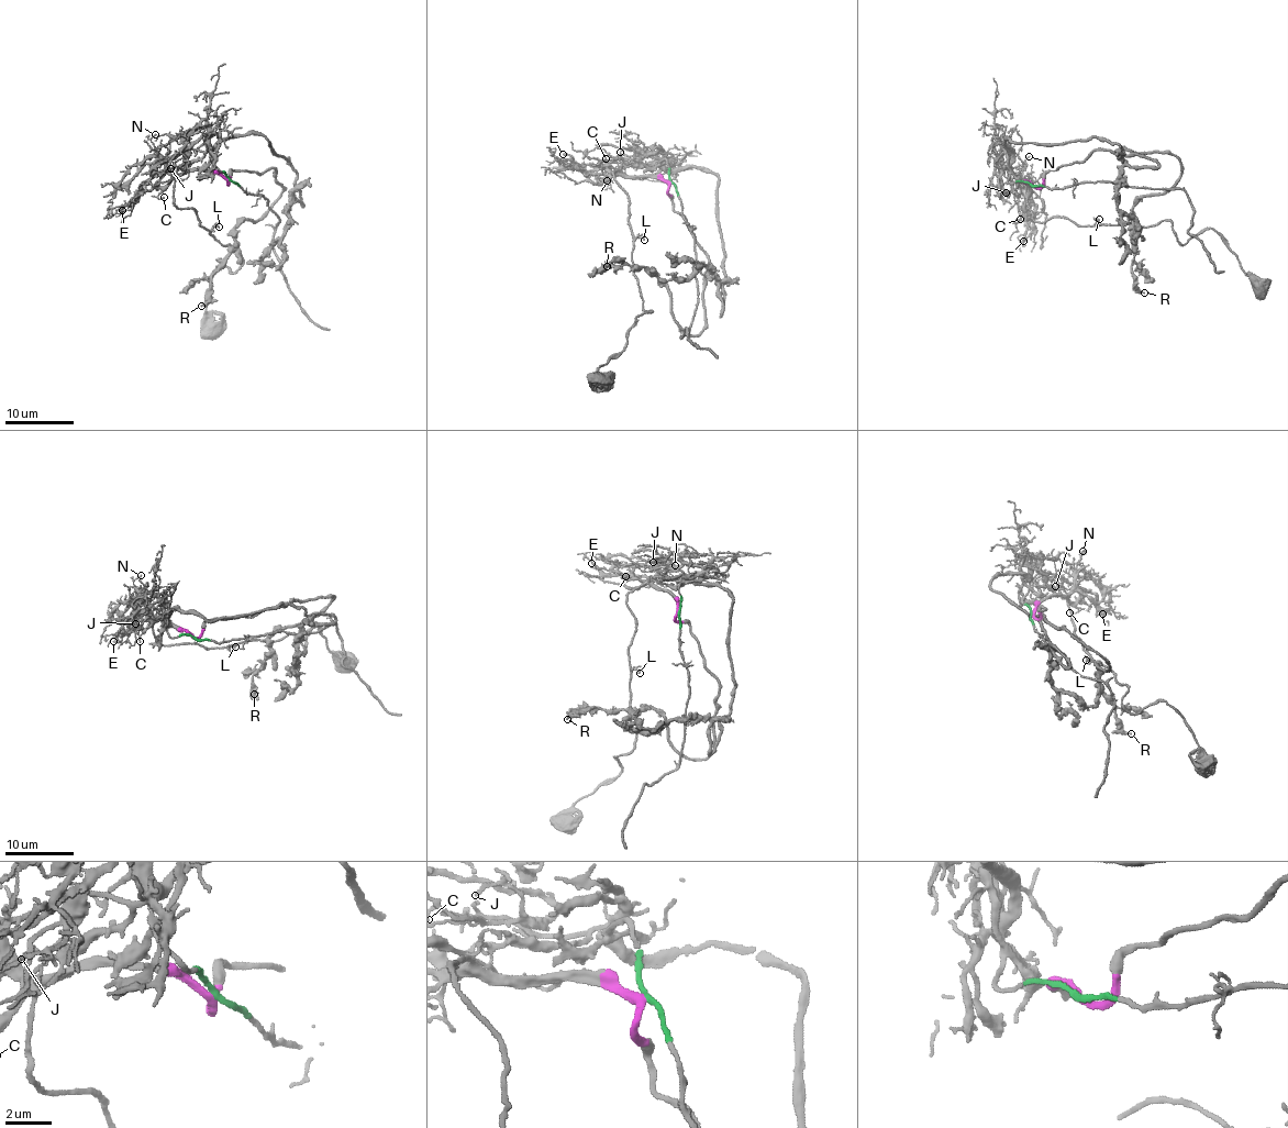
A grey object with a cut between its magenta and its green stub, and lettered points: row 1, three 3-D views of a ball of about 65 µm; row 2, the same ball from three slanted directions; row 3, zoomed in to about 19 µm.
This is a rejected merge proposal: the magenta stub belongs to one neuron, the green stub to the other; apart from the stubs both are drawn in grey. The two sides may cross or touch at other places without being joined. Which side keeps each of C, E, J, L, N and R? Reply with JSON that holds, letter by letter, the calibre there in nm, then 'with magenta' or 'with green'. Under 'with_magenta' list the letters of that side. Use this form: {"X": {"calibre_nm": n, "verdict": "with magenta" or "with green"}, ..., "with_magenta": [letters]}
{"C": {"calibre_nm": 110, "verdict": "with magenta"}, "E": {"calibre_nm": 170, "verdict": "with magenta"}, "J": {"calibre_nm": 130, "verdict": "with green"}, "L": {"calibre_nm": 140, "verdict": "with magenta"}, "N": {"calibre_nm": 130, "verdict": "with magenta"}, "R": {"calibre_nm": 190, "verdict": "with magenta"}, "with_magenta": ["C", "E", "L", "N", "R"]}

